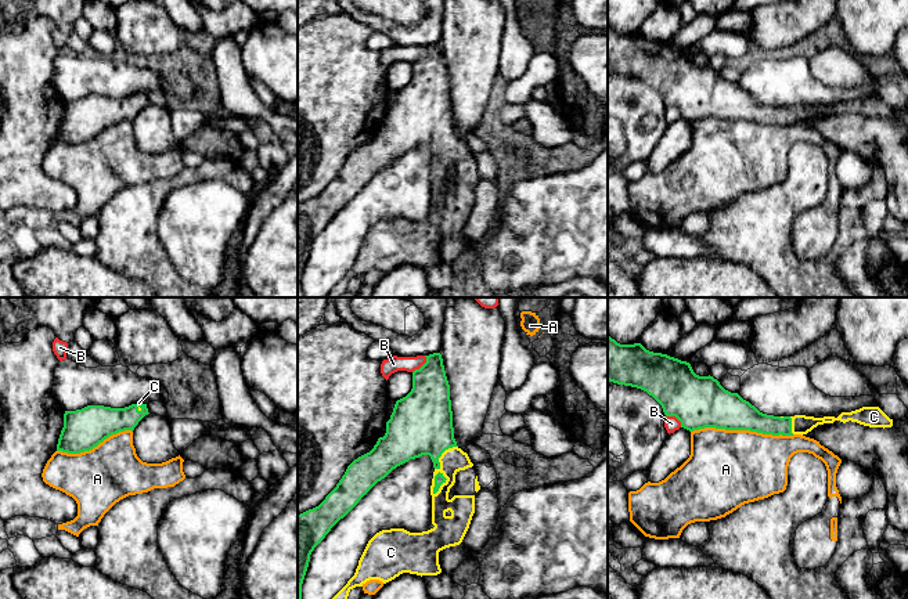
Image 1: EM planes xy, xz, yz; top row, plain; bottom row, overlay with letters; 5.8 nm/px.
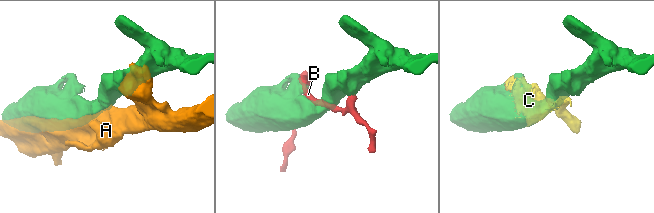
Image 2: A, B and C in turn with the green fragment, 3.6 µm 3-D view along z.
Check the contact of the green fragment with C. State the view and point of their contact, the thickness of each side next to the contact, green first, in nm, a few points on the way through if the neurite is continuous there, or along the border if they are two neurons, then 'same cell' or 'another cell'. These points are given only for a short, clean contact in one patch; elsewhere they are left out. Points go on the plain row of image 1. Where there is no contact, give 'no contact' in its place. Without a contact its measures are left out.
contact xz (439, 157); calibres 60 and 140 nm; same cell

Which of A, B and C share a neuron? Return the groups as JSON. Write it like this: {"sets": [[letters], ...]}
{"sets": [["A"], ["B"], ["C"]]}

